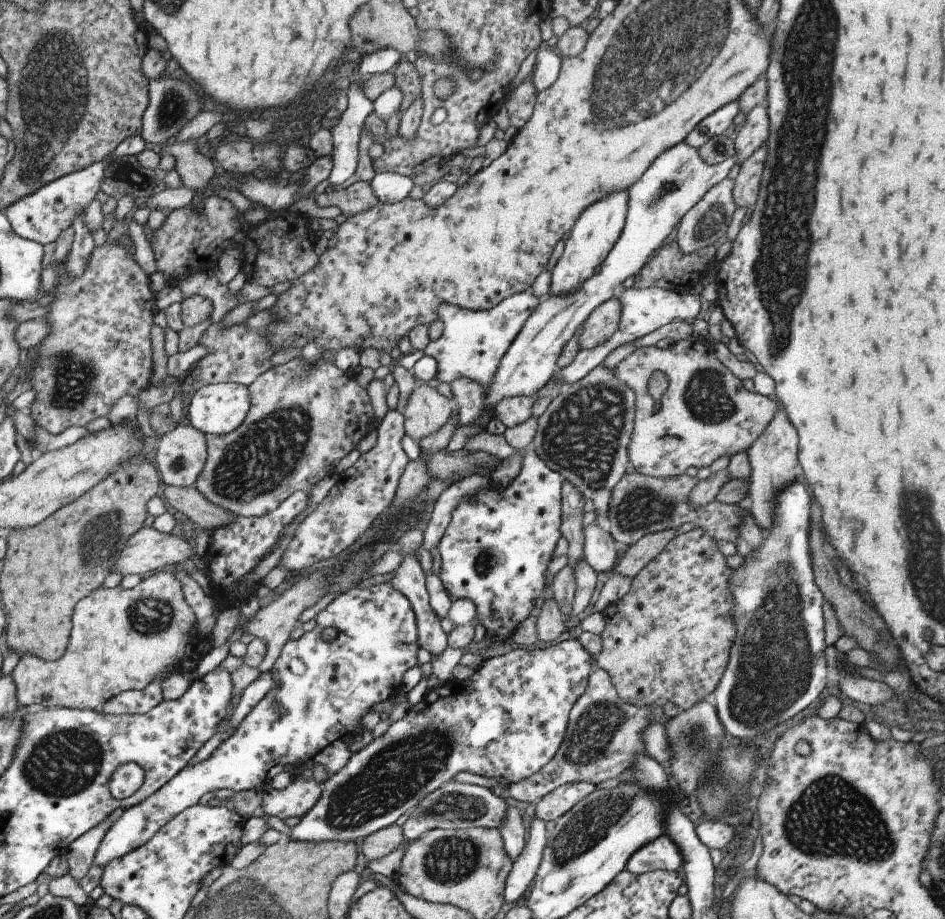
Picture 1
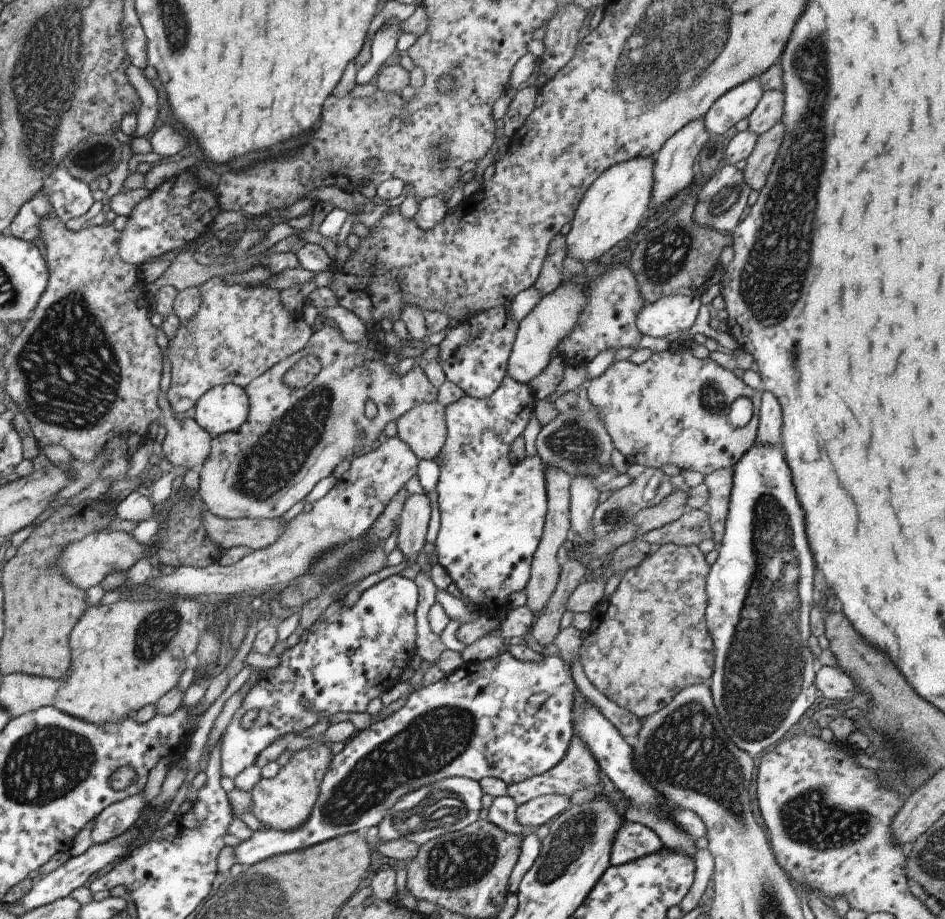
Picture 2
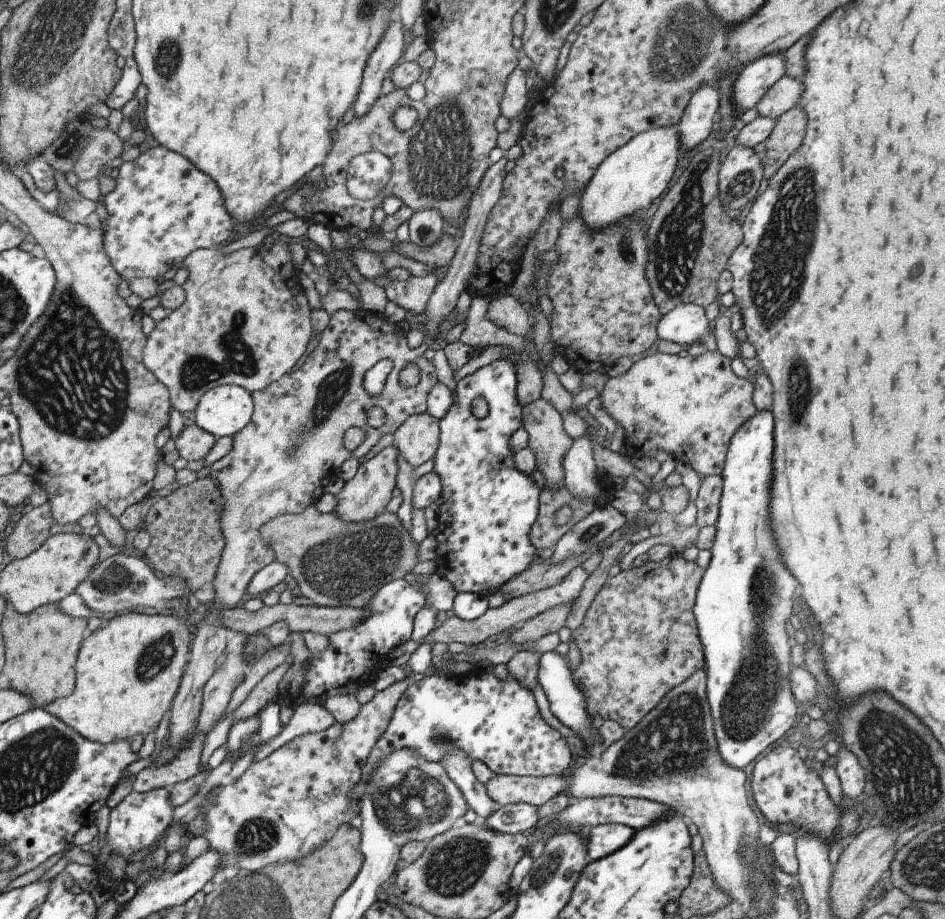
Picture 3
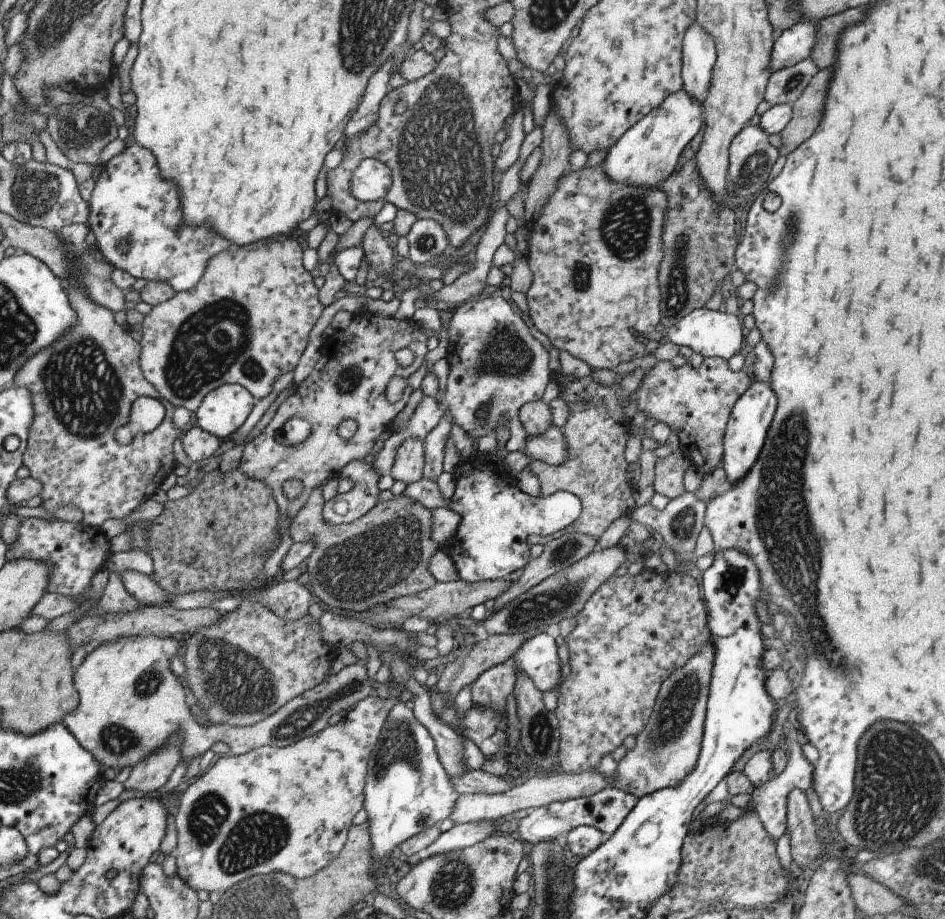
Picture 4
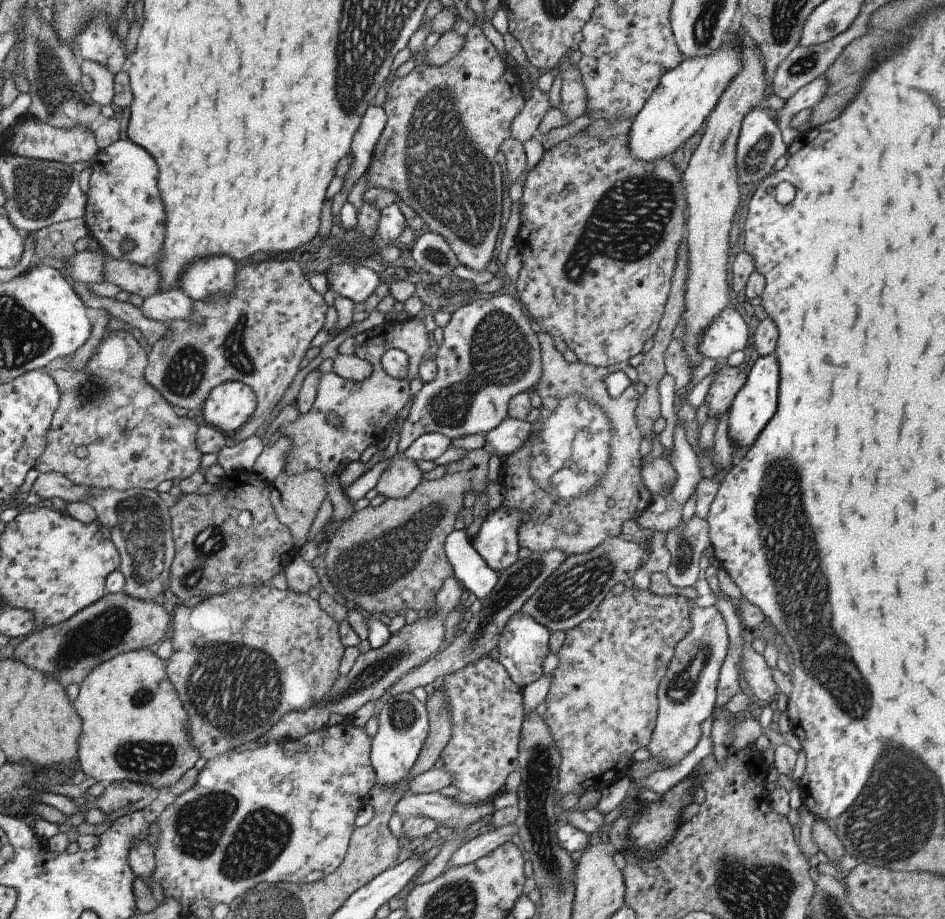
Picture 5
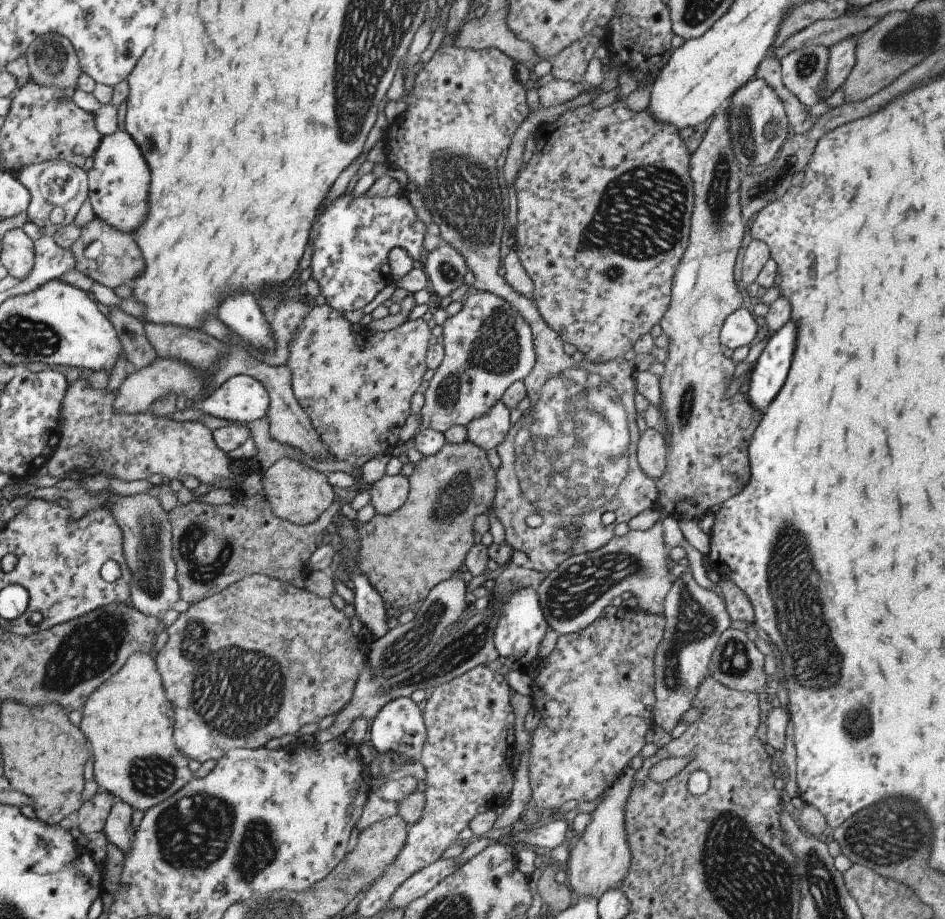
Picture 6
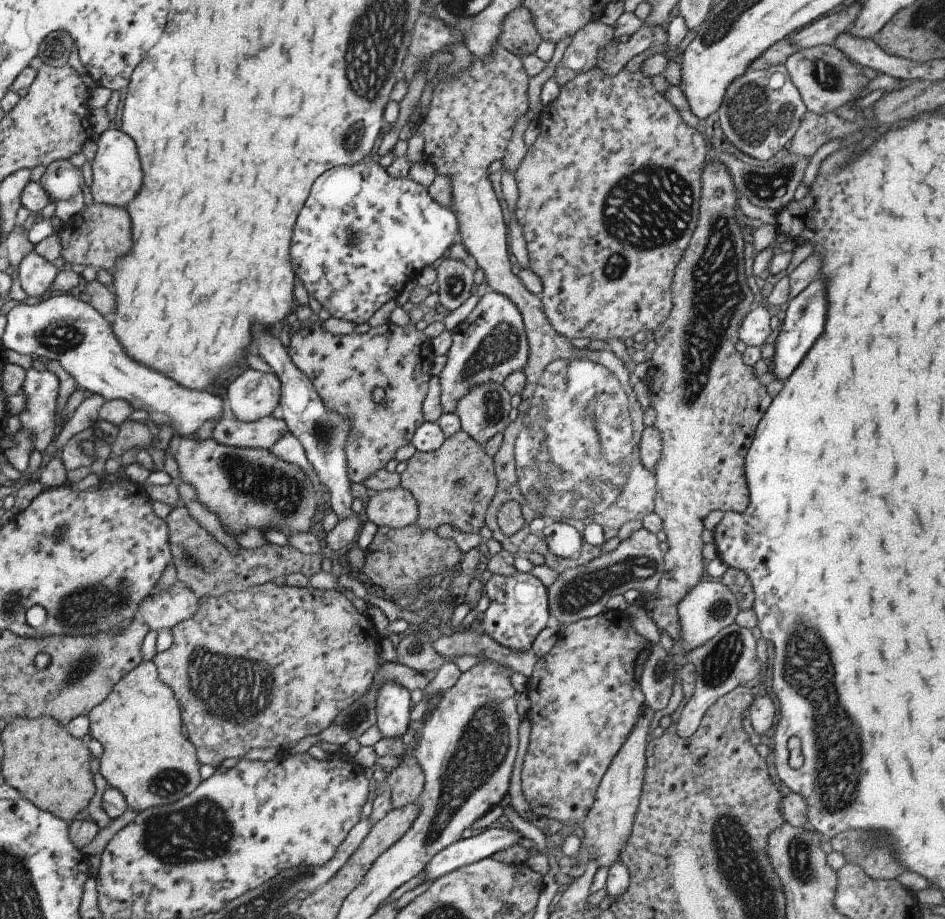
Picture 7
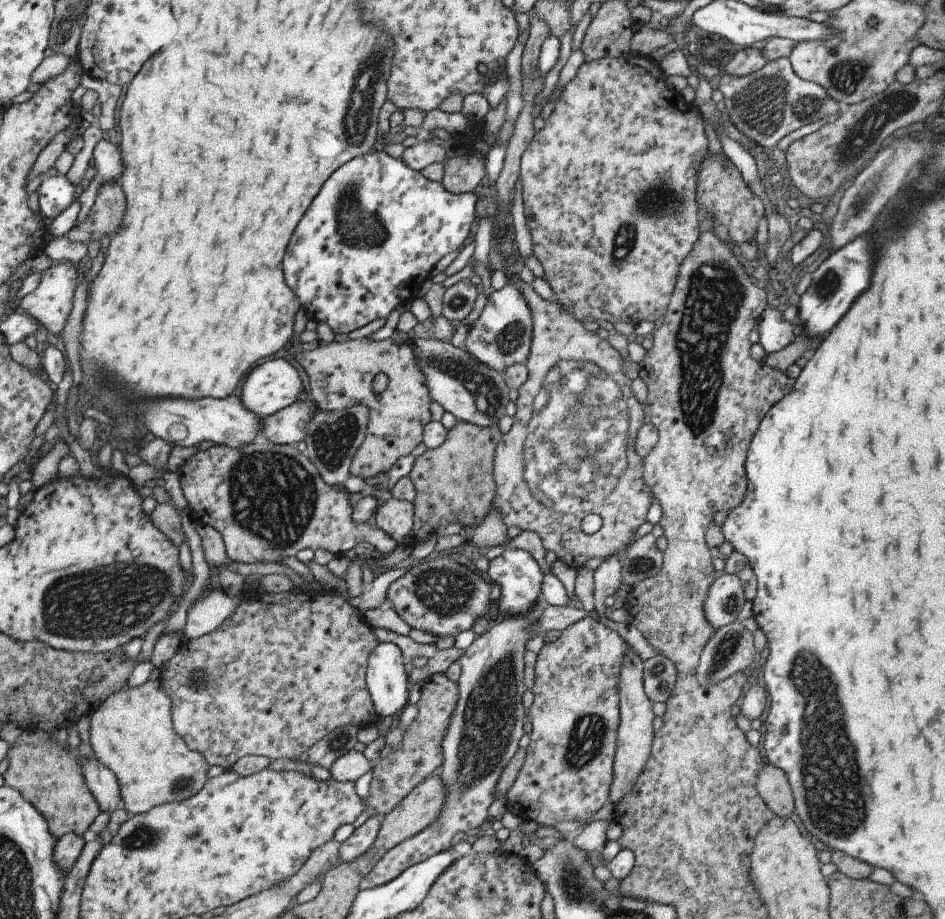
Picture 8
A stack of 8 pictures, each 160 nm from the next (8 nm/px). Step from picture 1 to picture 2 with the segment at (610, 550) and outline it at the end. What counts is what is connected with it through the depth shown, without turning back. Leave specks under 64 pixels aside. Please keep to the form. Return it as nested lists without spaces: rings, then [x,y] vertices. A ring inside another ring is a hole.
[[[573,477],[568,488],[570,501],[568,504],[570,513],[570,527],[581,544],[592,543],[596,536],[590,525],[593,511],[597,504],[597,484],[595,479],[587,477]]]

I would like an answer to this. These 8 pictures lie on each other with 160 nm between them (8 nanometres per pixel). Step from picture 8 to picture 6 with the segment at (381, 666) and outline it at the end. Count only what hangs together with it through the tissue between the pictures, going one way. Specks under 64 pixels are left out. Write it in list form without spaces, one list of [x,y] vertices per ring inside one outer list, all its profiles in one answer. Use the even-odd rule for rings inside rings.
[[[409,697],[389,701],[382,706],[373,717],[366,735],[367,744],[377,756],[382,758],[387,756],[389,751],[395,751],[395,754],[399,754],[406,761],[419,758],[425,741],[426,730],[422,719],[422,709]]]

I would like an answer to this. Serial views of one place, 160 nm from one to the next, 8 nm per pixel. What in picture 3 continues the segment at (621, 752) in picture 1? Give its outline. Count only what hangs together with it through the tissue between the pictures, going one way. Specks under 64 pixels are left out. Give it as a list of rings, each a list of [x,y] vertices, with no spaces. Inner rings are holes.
[[[495,775],[485,782],[487,796],[498,807],[507,804],[523,803],[539,806],[558,796],[565,788],[561,776],[531,777],[514,775]]]

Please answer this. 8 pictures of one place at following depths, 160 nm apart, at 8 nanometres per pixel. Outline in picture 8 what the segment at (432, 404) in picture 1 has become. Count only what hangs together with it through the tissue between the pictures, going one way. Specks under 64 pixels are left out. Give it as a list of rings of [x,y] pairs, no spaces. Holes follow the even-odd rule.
[[[390,499],[380,503],[372,522],[397,544],[409,536],[413,526],[413,515],[414,506],[411,502]]]

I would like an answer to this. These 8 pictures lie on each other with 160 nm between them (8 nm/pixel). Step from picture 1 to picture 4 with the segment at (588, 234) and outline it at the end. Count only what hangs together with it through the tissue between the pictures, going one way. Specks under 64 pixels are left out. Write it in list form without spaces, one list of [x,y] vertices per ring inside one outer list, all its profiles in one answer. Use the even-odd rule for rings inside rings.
[[[683,90],[668,94],[657,108],[633,123],[606,152],[600,169],[612,183],[655,189],[674,170],[685,144],[699,132],[703,109]]]

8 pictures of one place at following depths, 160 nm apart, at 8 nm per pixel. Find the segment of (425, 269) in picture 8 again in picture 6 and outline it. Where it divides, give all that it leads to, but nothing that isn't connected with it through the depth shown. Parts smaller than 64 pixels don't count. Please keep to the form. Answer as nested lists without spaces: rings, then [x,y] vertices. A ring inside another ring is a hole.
[[[406,191],[387,198],[365,198],[362,194],[358,198],[351,198],[349,194],[343,193],[337,197],[329,206],[317,210],[319,216],[314,215],[314,220],[310,226],[309,245],[313,245],[313,253],[310,258],[311,275],[317,282],[321,296],[325,302],[337,312],[347,312],[347,310],[361,310],[369,304],[383,287],[392,281],[388,272],[387,254],[391,248],[404,248],[412,258],[415,265],[418,265],[420,254],[425,250],[421,247],[421,242],[425,232],[433,232],[433,228],[427,228],[412,210],[406,199]]]

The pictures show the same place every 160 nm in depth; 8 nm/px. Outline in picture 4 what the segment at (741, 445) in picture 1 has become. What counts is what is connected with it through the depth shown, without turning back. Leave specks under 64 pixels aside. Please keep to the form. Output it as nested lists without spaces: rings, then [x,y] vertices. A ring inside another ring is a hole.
[[[705,357],[697,368],[691,367],[689,362],[674,368],[670,361],[656,361],[652,367],[640,378],[637,388],[628,395],[625,404],[635,402],[637,411],[643,413],[647,419],[663,422],[671,430],[675,430],[681,451],[689,457],[691,468],[701,475],[711,473],[720,468],[722,462],[722,442],[734,402],[747,390],[750,385],[745,372],[732,372],[727,367],[727,361],[721,357]]]

